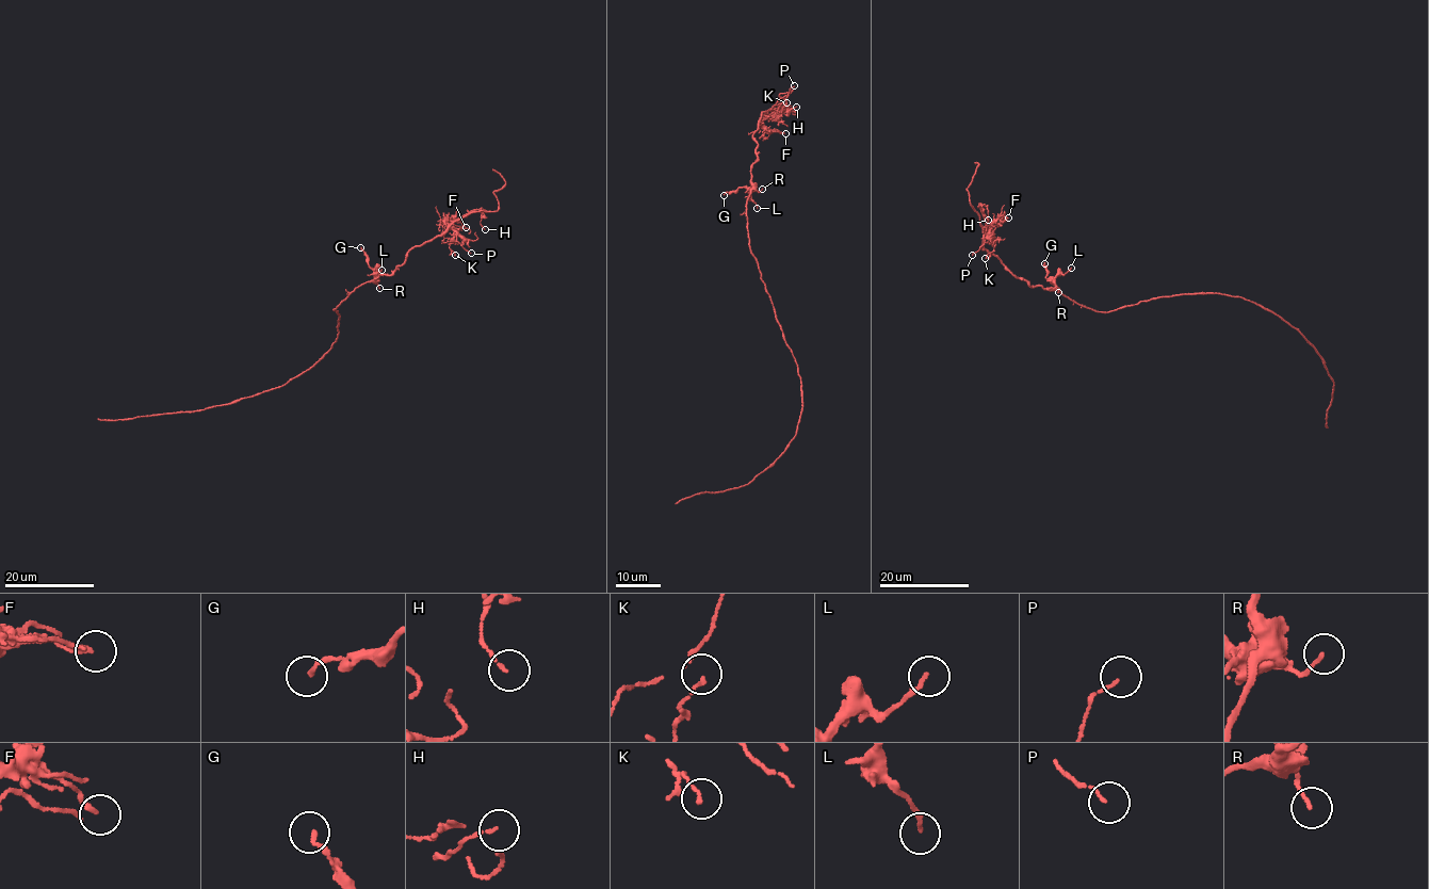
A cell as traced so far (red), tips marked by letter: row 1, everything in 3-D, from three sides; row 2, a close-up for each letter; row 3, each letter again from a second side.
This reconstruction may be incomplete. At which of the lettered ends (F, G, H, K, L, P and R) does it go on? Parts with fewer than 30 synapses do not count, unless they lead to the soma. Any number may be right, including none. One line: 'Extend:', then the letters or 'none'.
Extend: none

